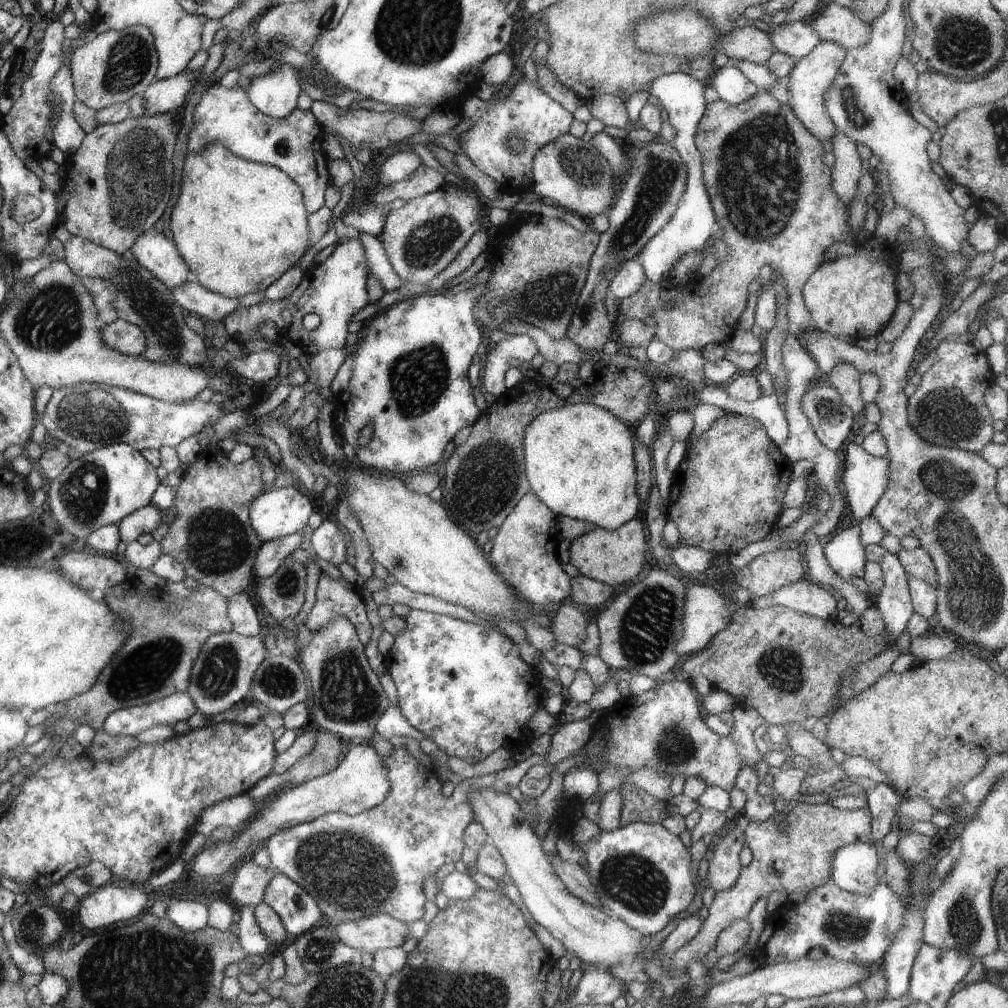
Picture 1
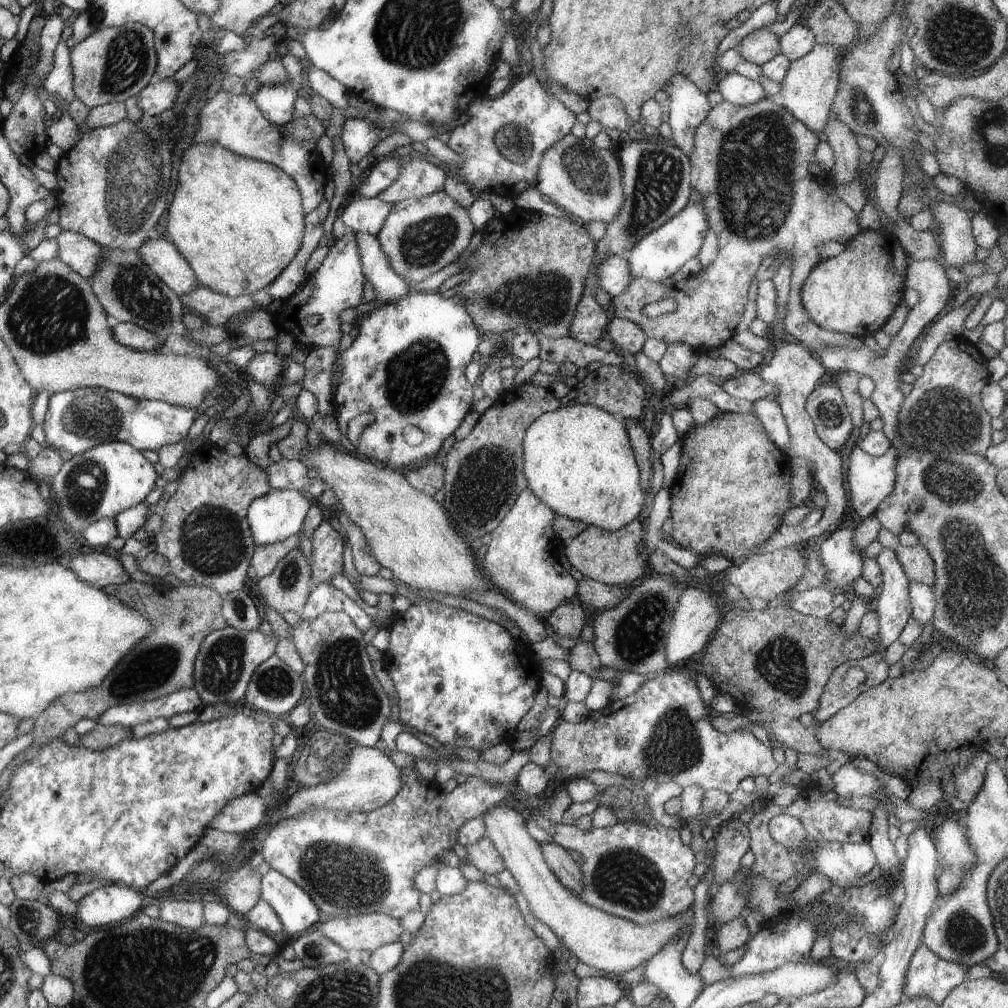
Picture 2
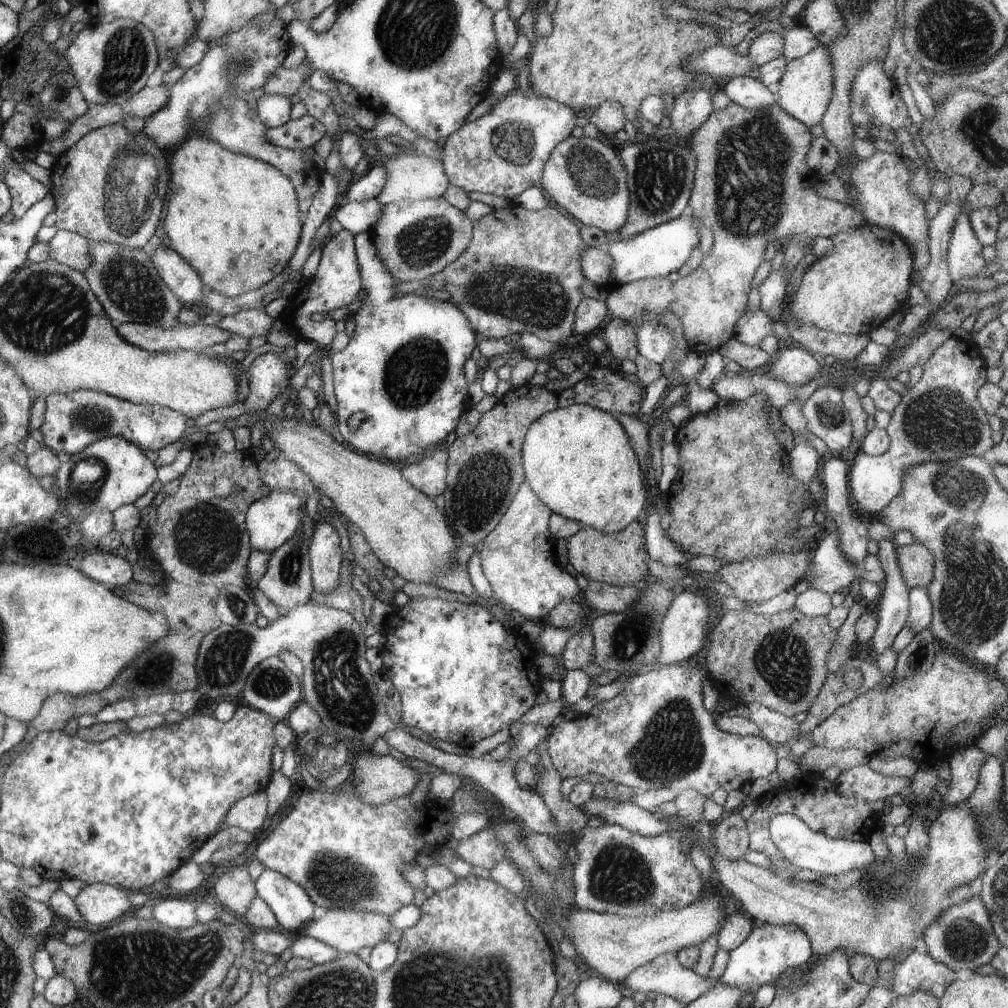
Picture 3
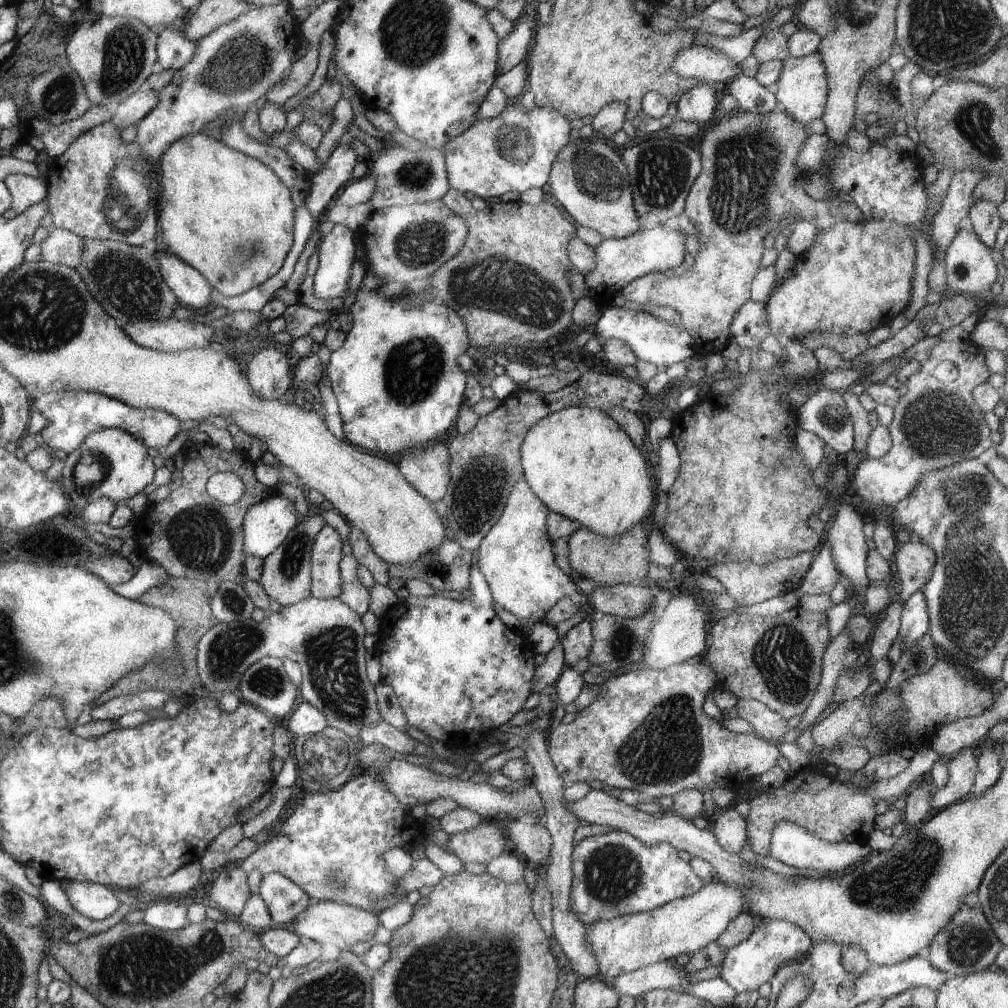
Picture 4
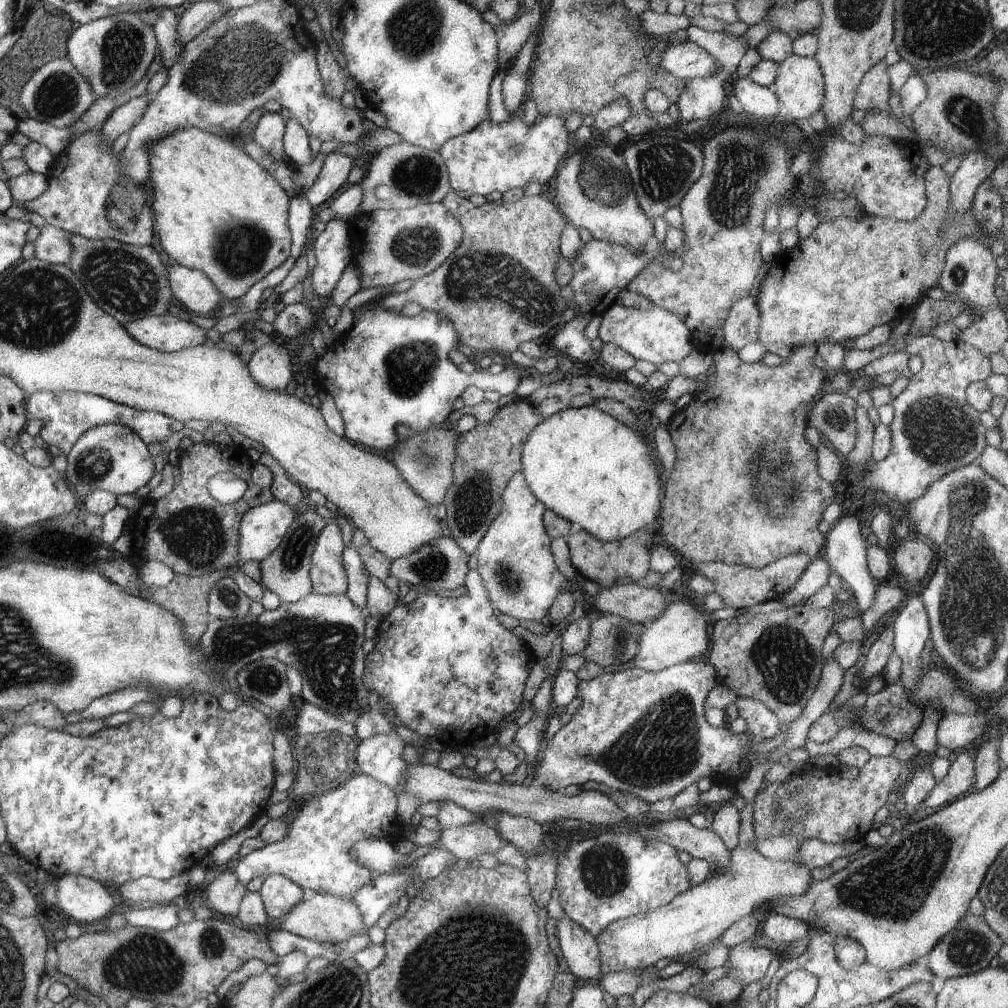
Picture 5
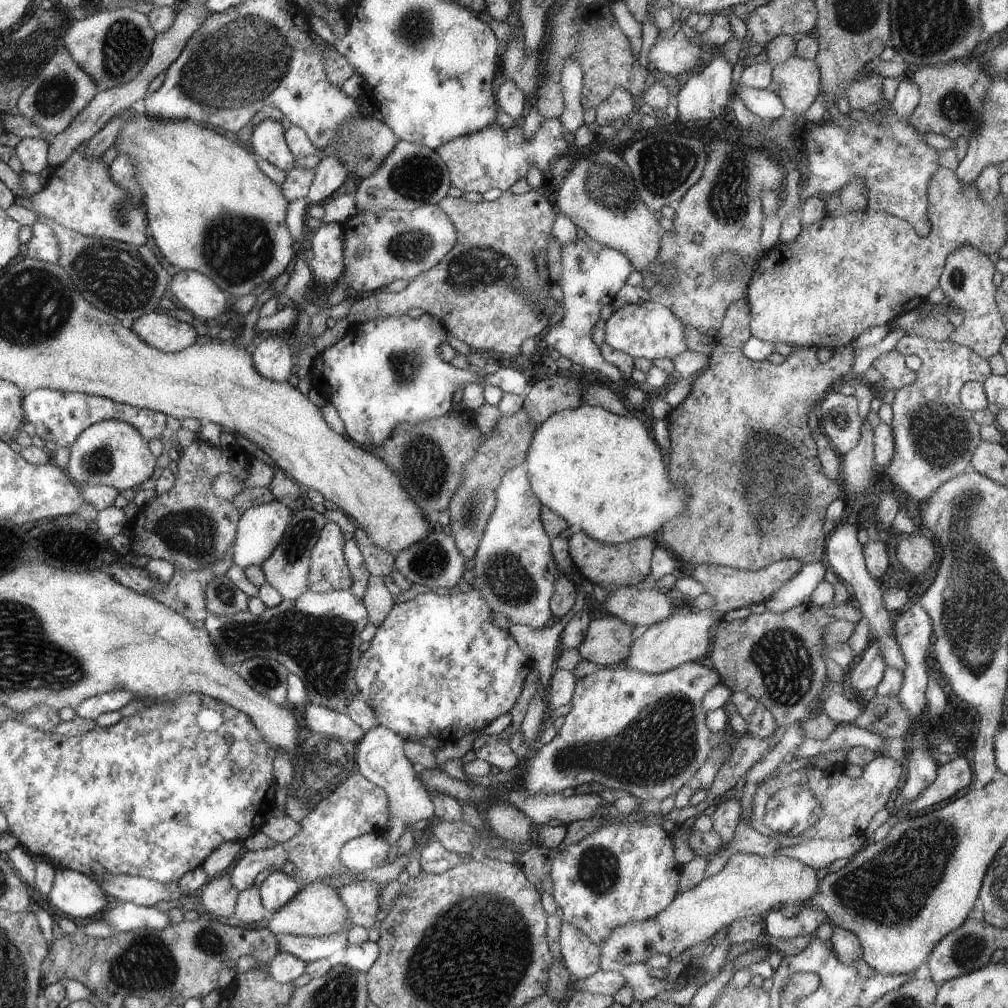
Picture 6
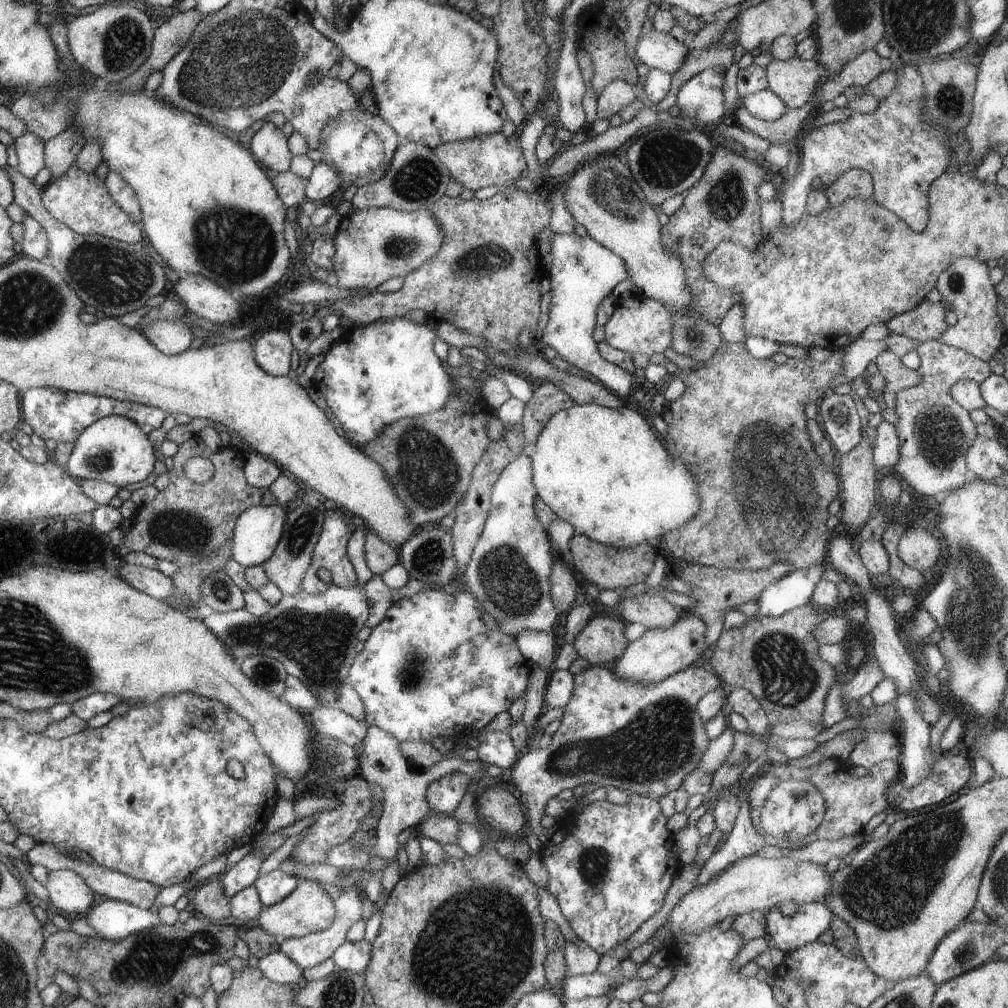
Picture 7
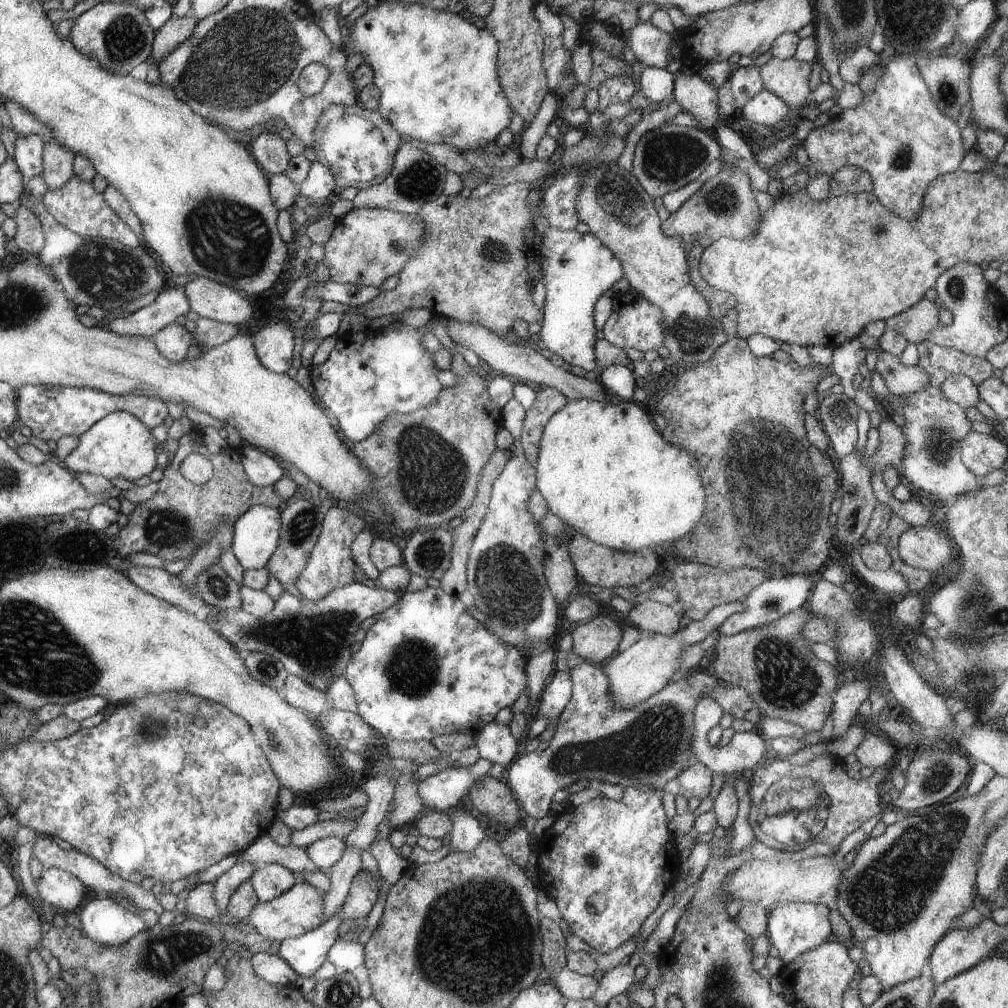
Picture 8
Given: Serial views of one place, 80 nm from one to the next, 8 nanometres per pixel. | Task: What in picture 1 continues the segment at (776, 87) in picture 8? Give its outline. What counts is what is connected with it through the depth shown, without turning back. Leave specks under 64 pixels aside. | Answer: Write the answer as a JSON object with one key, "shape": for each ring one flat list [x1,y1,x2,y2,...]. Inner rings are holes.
{"shape":[[820,41,805,57,797,61,795,67,785,79,785,85,790,92,790,108,803,122,806,130,811,132,821,143,831,140,837,131,835,124,828,116,823,94,833,83,846,53,847,50,835,42]]}

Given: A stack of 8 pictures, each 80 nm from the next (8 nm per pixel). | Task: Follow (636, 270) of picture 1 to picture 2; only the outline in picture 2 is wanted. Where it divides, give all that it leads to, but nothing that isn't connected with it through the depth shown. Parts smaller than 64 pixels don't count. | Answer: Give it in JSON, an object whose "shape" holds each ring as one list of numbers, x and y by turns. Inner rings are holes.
{"shape":[[614,255,604,259,597,269,597,288,606,290,610,296,617,297,632,282,629,262,624,255]]}

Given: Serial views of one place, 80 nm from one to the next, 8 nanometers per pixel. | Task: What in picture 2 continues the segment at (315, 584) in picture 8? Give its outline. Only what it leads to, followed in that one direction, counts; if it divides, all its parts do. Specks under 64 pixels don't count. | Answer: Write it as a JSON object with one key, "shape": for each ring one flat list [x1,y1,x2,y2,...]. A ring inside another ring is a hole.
{"shape":[[323,520,311,537,312,578,316,584,331,582,335,574,342,573,344,538]]}

